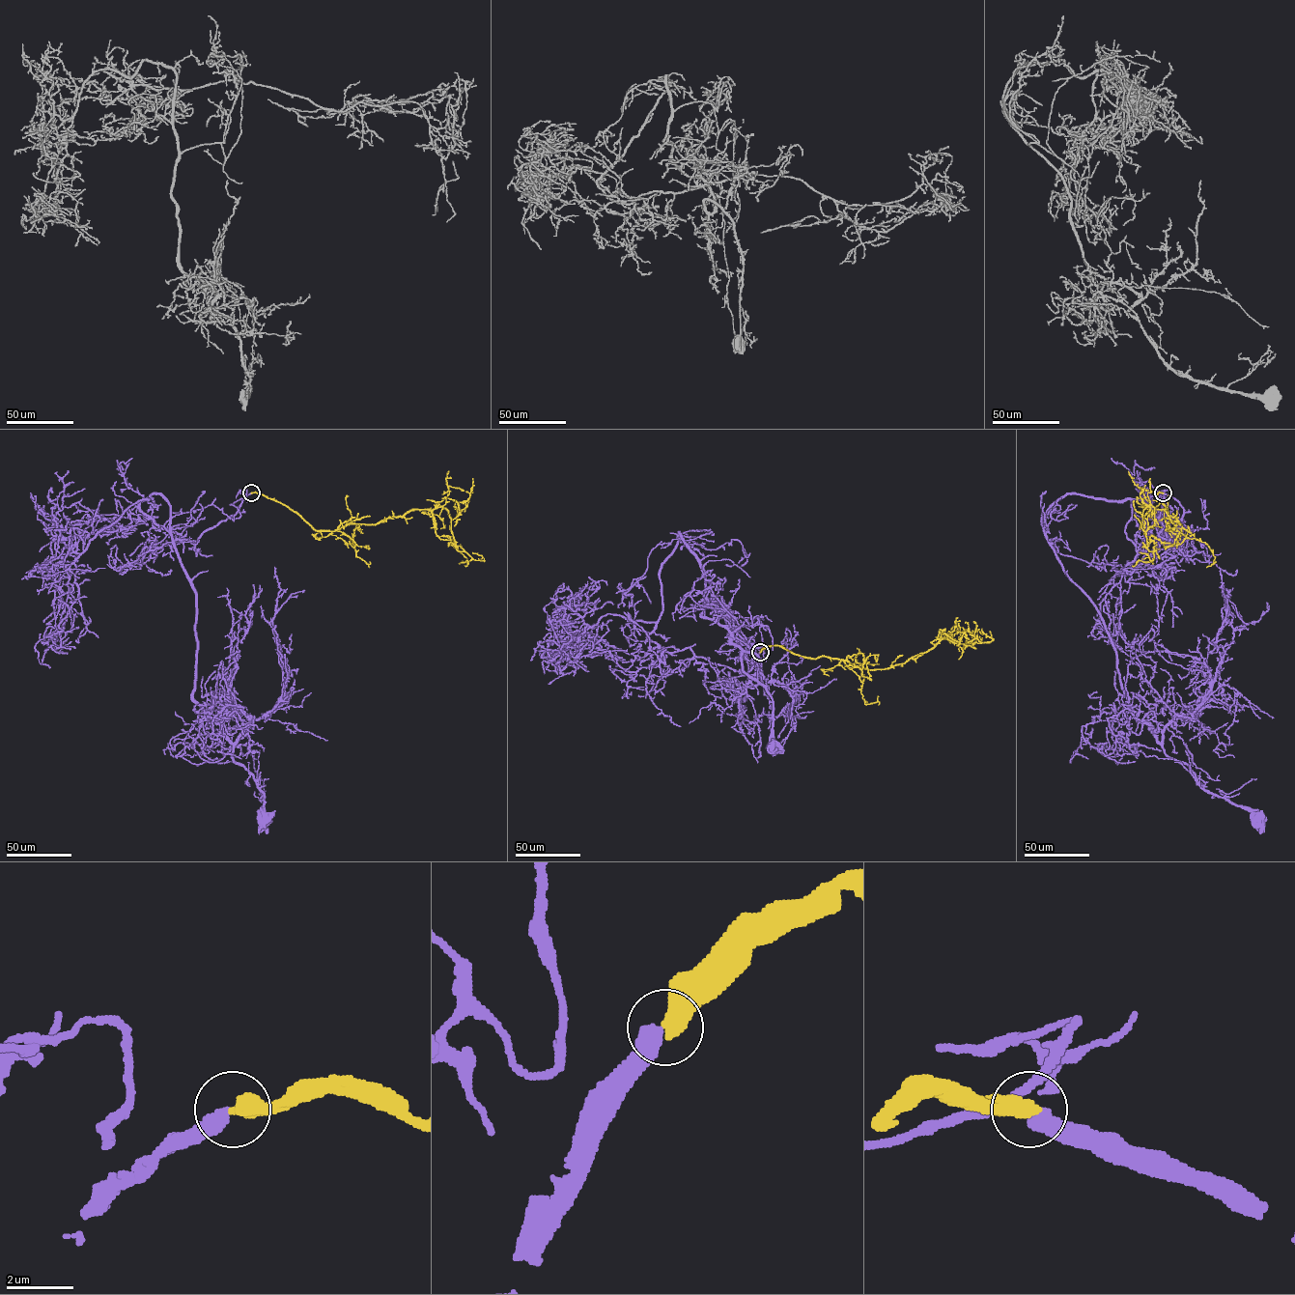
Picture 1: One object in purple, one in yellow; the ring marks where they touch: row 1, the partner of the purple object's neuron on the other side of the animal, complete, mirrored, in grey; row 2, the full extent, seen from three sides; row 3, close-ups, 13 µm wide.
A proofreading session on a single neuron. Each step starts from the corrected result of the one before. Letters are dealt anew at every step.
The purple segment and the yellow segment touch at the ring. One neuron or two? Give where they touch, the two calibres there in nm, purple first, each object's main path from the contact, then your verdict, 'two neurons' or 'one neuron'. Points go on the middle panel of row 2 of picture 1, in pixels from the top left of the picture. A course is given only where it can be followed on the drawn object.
at (760, 652); 480 nm thick on the purple side, 550 nm on the other; purple runs (759, 652), (746, 672), (648, 637), (678, 532), (704, 575), (702, 616), (729, 632), (773, 700), (772, 746); yellow runs (759, 652), (779, 646), (802, 657), (885, 669), (942, 639), (991, 642), (982, 629); one neuron

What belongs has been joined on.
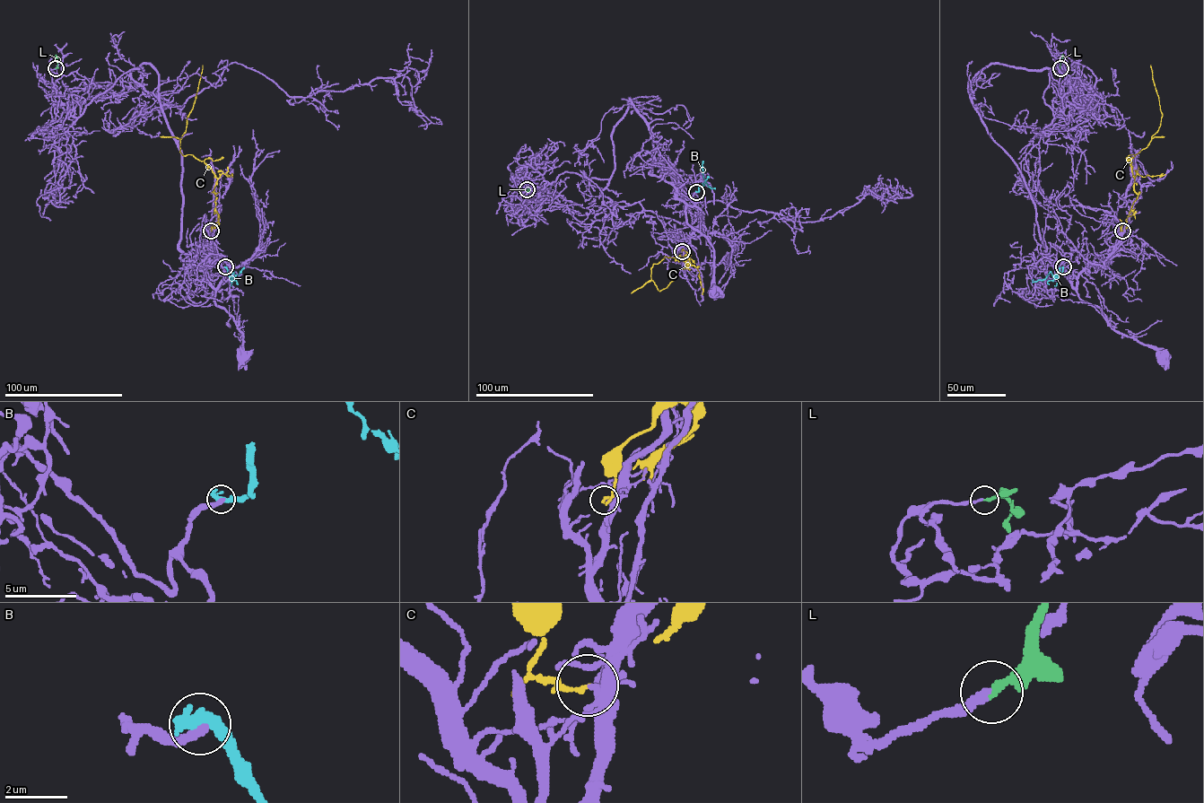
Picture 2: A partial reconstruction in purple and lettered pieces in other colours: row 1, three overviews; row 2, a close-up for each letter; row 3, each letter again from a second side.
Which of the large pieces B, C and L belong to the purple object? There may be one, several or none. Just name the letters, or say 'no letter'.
no letter

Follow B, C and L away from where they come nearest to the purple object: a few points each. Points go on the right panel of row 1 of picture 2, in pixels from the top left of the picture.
B: (1063, 266), (1058, 276), (1050, 272), (1042, 280), (1033, 282), (1033, 279)
C: (1122, 231), (1121, 227), (1138, 195), (1128, 156), (1147, 147), (1157, 130), (1162, 114), (1150, 65)
L: (1060, 68), (1062, 54)

